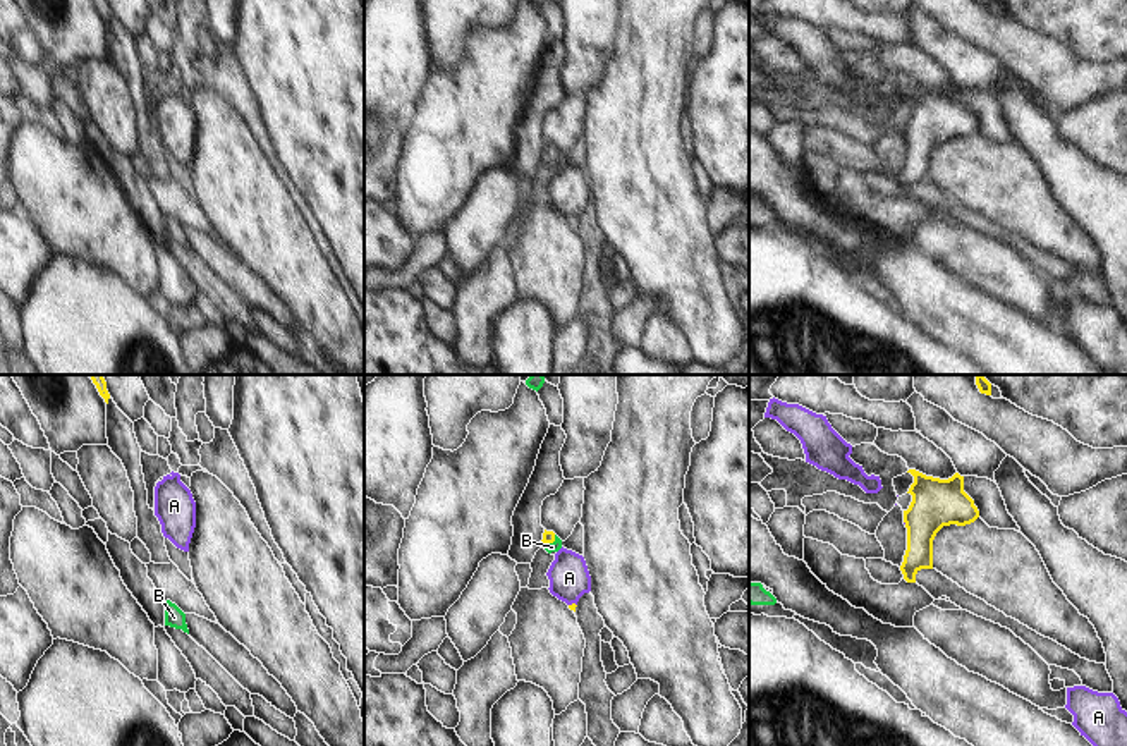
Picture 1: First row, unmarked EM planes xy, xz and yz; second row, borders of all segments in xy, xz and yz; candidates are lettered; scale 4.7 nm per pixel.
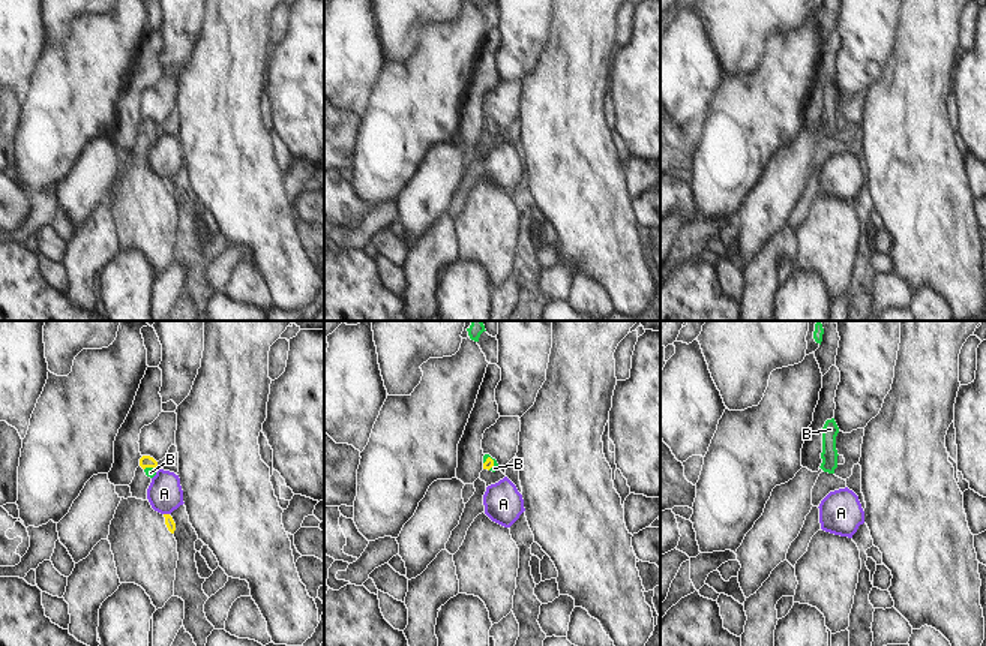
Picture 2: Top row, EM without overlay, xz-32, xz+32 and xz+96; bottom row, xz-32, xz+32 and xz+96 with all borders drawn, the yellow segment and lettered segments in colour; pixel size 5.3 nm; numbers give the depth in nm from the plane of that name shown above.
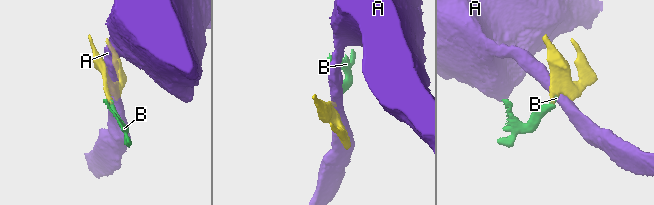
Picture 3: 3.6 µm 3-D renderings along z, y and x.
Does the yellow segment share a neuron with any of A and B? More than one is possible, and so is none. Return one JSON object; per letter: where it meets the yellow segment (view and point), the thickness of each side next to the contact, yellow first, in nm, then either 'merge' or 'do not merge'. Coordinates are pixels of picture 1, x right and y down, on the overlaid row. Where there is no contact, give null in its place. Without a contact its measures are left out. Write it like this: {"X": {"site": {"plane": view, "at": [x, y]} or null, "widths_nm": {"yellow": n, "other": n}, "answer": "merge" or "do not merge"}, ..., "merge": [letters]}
{"A": {"site": {"plane": "xz", "at": [572, 604]}, "widths_nm": {"yellow": 30, "other": 190}, "answer": "do not merge"}, "B": {"site": {"plane": "xz", "at": [550, 542]}, "widths_nm": {"yellow": 60, "other": 50}, "answer": "merge"}, "merge": ["B"]}

